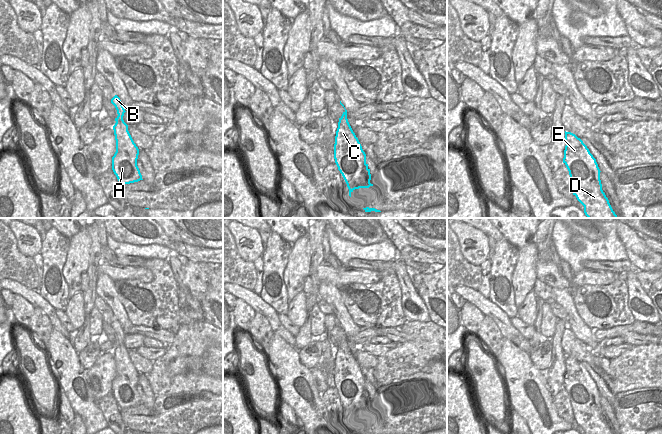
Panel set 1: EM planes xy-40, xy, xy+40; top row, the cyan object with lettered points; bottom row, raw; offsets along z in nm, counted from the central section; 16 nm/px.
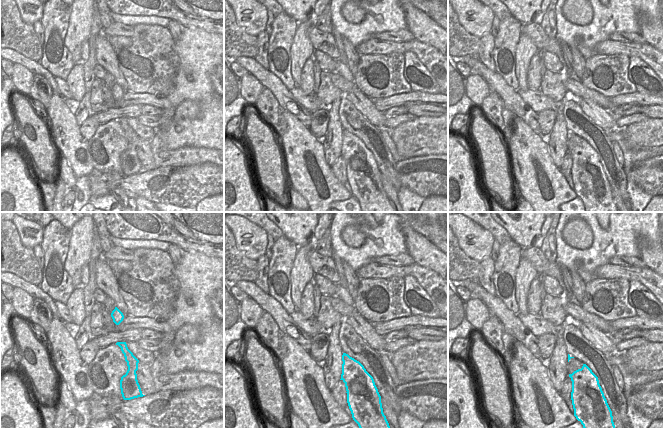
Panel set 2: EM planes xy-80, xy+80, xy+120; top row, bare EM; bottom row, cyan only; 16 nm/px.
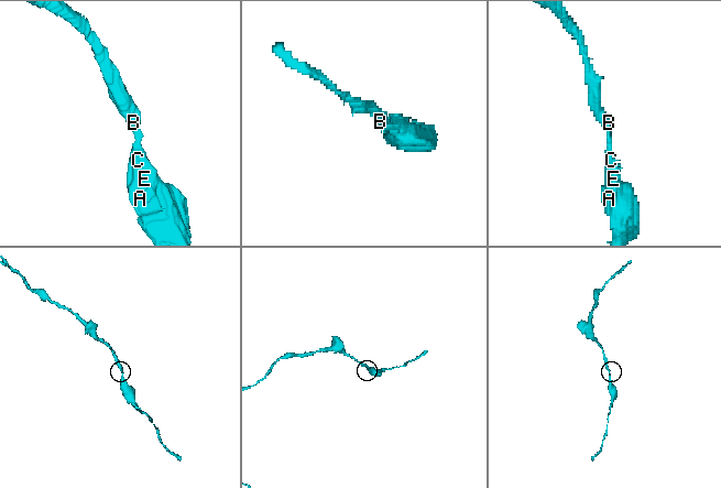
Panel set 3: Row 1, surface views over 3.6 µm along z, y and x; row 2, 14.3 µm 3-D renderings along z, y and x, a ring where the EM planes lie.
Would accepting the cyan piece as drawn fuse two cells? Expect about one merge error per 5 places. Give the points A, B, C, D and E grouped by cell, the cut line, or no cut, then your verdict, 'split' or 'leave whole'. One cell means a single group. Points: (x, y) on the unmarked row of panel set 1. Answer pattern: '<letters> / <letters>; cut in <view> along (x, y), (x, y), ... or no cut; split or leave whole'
A B C D E; no cut; leave whole

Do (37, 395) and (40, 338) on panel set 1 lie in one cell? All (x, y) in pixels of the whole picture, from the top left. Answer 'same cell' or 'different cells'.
different cells

